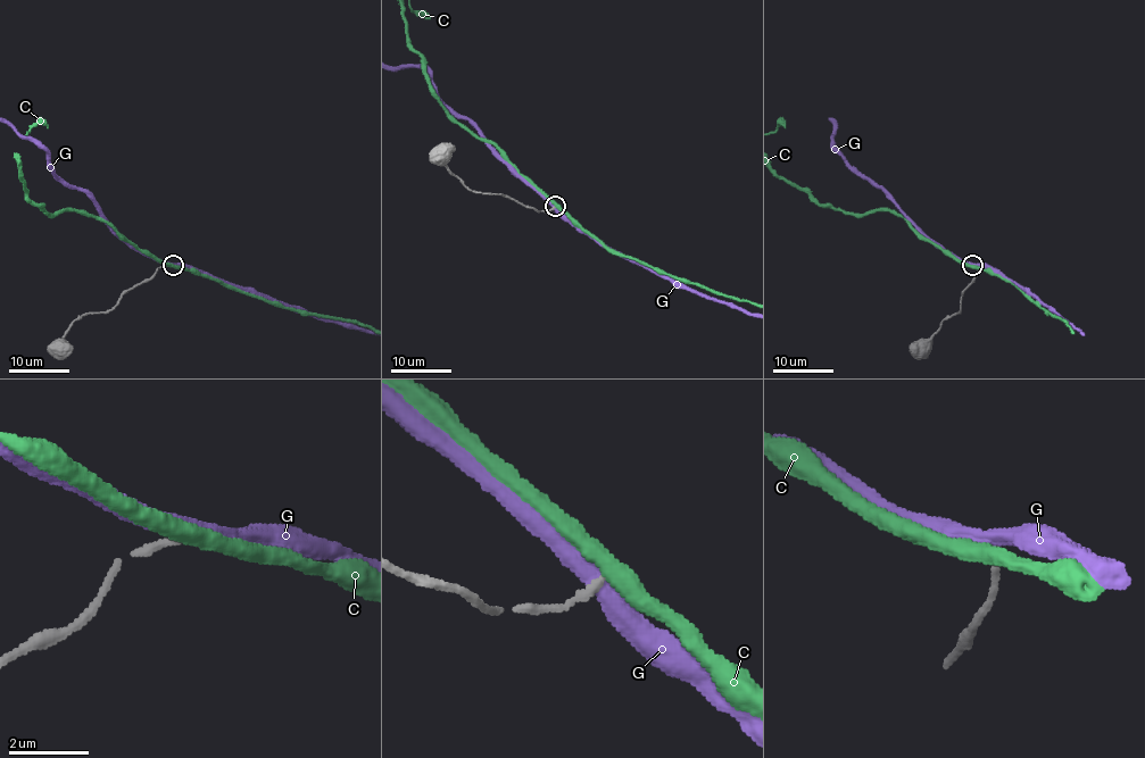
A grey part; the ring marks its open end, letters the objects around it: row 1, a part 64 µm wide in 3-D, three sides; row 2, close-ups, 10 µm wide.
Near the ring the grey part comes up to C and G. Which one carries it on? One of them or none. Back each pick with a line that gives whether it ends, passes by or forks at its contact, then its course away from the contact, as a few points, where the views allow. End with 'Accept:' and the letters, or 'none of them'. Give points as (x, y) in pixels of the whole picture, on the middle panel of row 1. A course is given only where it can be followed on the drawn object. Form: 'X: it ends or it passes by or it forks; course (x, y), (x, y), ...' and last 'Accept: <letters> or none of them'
Accept: none of them

